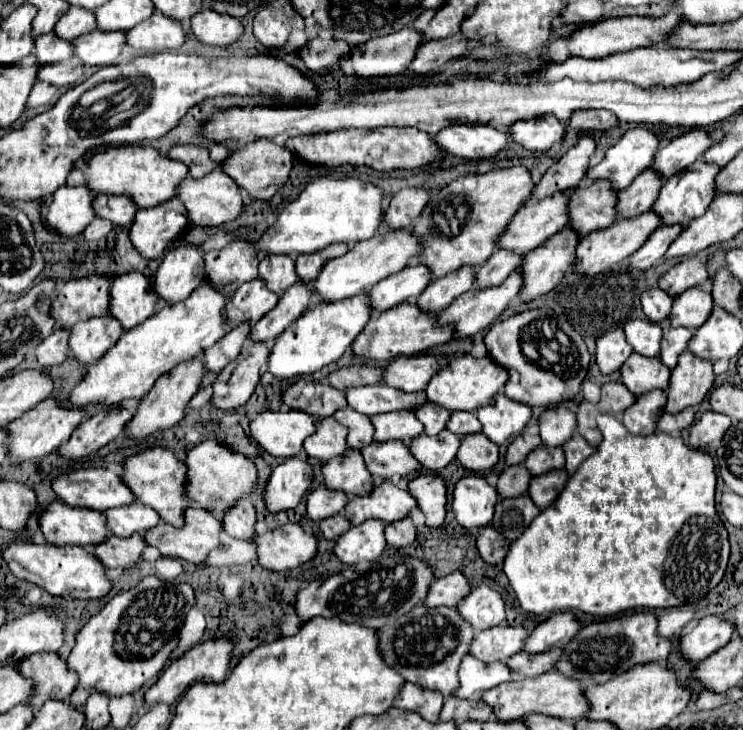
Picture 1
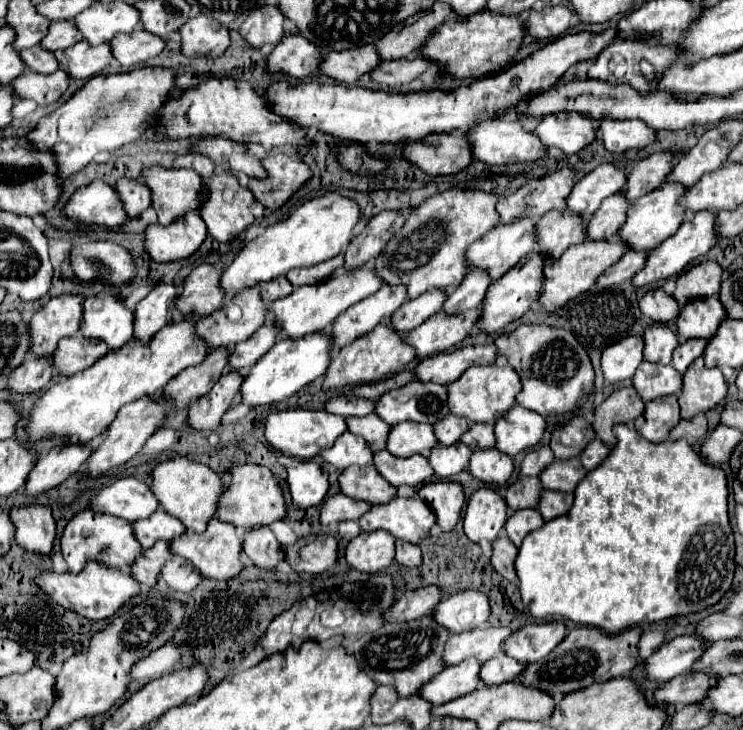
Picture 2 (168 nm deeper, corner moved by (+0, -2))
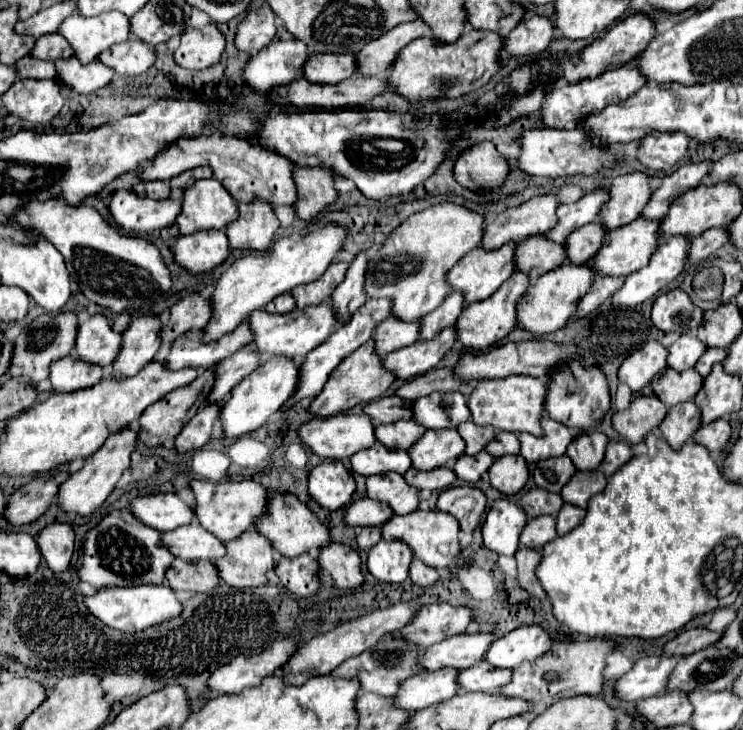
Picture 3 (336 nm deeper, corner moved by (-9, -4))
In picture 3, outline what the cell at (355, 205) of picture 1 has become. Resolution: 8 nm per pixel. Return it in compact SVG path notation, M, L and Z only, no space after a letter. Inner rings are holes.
M328 222L316 232L308 232L304 238L278 238L274 246L266 252L252 252L240 260L236 260L218 280L212 294L212 312L216 322L208 322L206 342L220 338L222 334L232 332L248 314L264 308L278 294L290 292L294 286L314 282L324 274L324 270L334 262L334 258L342 252L344 242L348 238L348 228L336 222Z

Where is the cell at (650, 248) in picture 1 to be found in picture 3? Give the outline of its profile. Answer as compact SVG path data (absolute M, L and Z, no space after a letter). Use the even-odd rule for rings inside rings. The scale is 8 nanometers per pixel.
M596 278L586 296L580 300L574 318L584 318L590 312L594 312L600 304L604 304L610 298L610 294L614 294L614 290L618 290L618 286L622 286L622 282L624 278Z

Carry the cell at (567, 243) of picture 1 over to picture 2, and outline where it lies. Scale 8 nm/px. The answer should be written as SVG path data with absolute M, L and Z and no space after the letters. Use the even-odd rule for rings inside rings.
M529 254L527 260L521 260L501 280L491 282L485 294L485 302L481 306L481 318L477 320L477 328L485 334L499 334L509 322L519 320L531 308L531 304L537 302L537 296L541 294L543 266L545 266L545 260L541 260L541 256Z

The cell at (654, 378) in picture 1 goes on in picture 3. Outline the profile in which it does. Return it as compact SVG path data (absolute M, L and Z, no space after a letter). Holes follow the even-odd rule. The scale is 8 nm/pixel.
M668 366L666 370L662 370L662 374L658 374L652 380L654 394L666 406L674 406L678 402L692 400L700 388L702 388L702 376L692 368L686 372L676 372Z

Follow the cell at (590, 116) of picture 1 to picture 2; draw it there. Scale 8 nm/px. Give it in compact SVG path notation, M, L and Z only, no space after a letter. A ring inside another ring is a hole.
M607 118L607 120L601 122L599 138L605 142L605 148L609 152L623 154L631 148L647 148L647 146L655 144L655 130L649 128L643 120L611 120L611 118Z

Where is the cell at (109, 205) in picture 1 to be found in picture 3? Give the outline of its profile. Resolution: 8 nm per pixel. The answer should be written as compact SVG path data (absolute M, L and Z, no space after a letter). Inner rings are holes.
M150 180L150 182L140 182L132 188L138 196L142 198L152 198L152 200L166 200L170 196L170 186L166 186L160 180Z

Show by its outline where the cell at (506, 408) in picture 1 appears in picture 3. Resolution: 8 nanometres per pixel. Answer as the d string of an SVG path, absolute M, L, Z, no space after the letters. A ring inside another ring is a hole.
M542 418L542 438L532 434L518 434L520 440L520 456L526 462L538 462L544 458L562 456L566 452L566 446L572 442L574 432L560 422L554 422L552 418Z

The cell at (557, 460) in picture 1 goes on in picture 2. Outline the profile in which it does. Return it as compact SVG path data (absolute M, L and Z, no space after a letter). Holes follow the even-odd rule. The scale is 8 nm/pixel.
M579 458L569 460L555 460L549 468L541 474L541 482L545 490L557 492L573 492L575 486L585 478L587 470L583 468Z

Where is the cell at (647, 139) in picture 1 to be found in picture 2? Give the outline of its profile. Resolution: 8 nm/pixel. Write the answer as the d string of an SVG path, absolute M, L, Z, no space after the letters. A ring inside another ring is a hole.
M601 164L583 176L567 196L567 210L579 216L593 216L601 202L619 194L625 186L625 172L615 164Z

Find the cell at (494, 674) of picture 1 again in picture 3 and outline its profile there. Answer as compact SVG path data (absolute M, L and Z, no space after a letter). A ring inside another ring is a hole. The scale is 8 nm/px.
M436 670L404 680L396 694L396 706L408 712L418 712L454 698L460 692L456 684L458 674L460 670Z

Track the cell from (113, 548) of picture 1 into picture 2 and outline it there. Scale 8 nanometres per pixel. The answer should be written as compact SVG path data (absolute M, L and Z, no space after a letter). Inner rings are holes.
M161 542L161 544L155 544L153 548L145 550L141 554L141 560L137 560L137 564L133 564L131 568L131 574L135 580L139 580L143 586L147 588L153 588L159 580L159 572L161 568L165 566L167 560L173 558L173 552L171 552L171 544L169 542Z

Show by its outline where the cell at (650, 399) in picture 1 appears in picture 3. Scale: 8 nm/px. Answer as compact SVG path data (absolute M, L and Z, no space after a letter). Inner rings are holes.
M682 402L668 408L666 418L660 422L658 430L662 432L664 440L674 448L680 450L682 444L692 436L692 432L700 426L700 412L694 402Z

